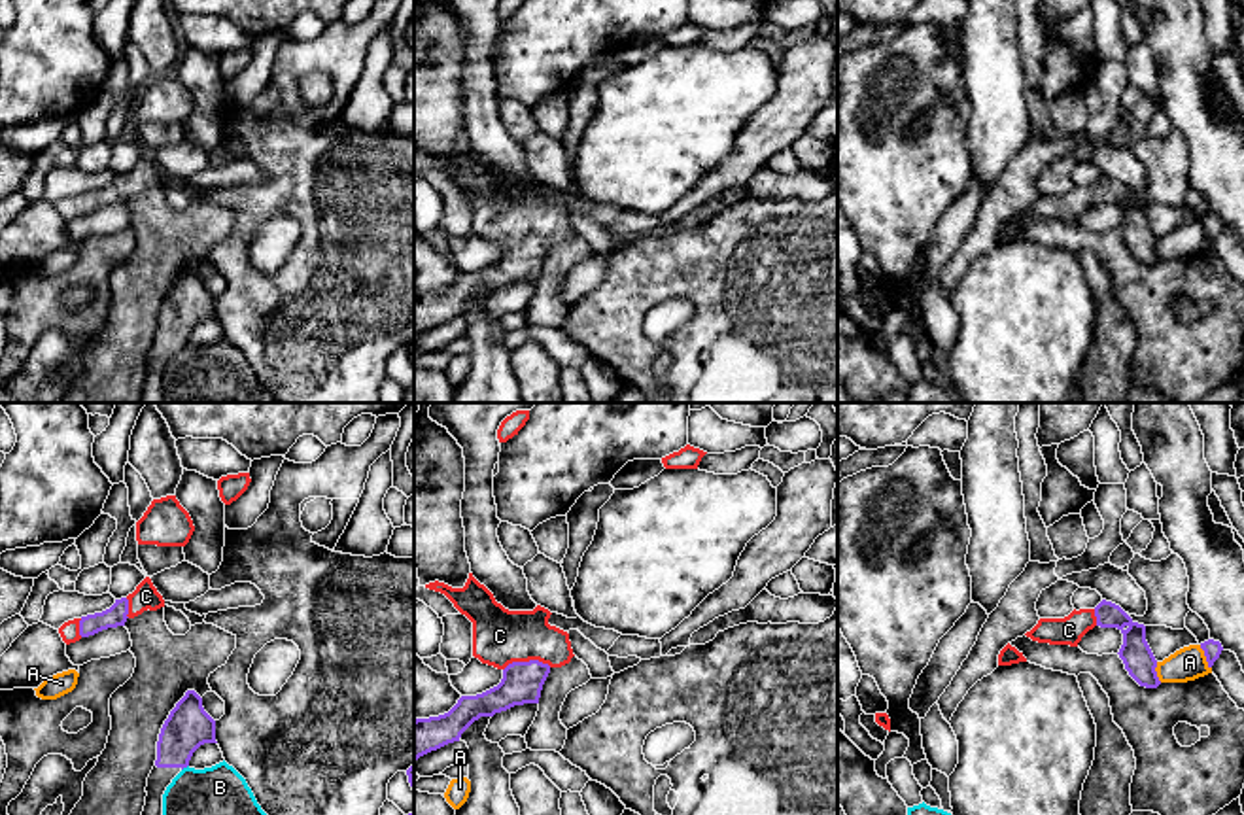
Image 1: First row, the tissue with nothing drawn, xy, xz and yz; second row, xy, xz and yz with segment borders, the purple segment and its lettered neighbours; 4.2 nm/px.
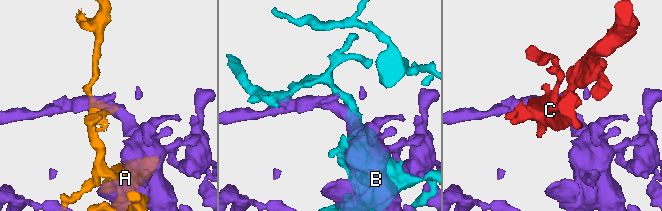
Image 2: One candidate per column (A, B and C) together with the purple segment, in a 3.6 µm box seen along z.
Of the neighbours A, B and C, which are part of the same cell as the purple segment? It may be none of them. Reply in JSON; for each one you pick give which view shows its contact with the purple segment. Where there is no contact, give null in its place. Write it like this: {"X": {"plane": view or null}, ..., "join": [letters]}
{"C": {"plane": "xz"}, "join": ["C"]}

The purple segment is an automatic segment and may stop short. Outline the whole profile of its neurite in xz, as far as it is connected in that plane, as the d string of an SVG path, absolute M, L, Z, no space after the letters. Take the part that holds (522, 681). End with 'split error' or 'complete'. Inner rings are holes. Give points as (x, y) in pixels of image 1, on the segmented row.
M473 573L463 588L429 582L425 588L444 594L473 622L473 656L503 671L497 686L461 696L444 715L414 720L414 760L448 743L480 717L493 717L514 705L539 703L552 668L571 662L569 633L550 626L550 611L509 611Z | split error

